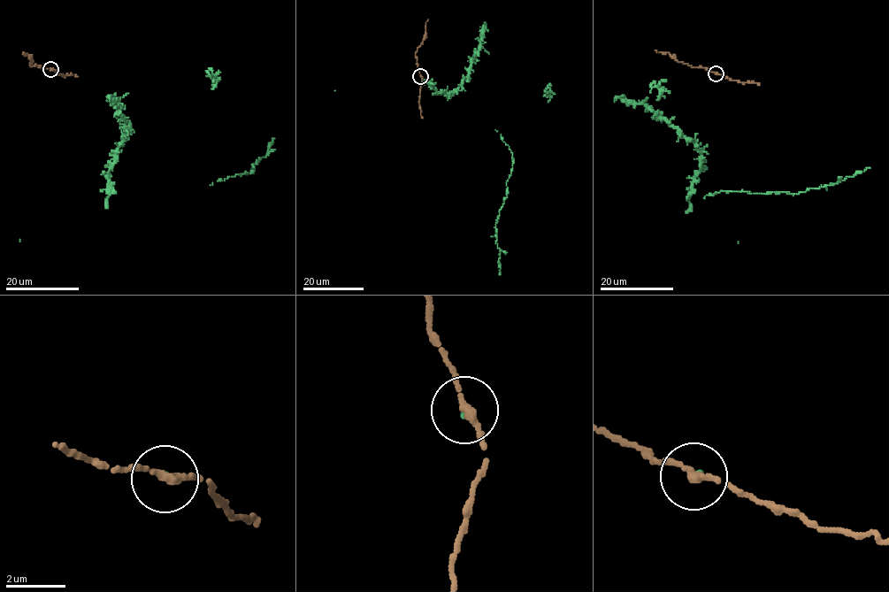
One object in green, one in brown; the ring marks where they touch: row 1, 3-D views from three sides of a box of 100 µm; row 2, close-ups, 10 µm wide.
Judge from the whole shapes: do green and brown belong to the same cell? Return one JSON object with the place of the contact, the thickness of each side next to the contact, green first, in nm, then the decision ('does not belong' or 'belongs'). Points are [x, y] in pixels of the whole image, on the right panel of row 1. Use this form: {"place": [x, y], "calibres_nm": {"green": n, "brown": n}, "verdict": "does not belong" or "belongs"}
{"place": [716, 73], "calibres_nm": {"green": 100, "brown": 240}, "verdict": "belongs"}

